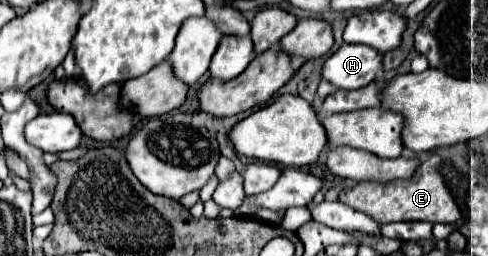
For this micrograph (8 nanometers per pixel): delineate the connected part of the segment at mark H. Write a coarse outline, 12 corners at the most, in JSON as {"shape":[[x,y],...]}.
{"shape":[[342,44],[322,66],[340,90],[376,78],[382,56],[364,44]]}

